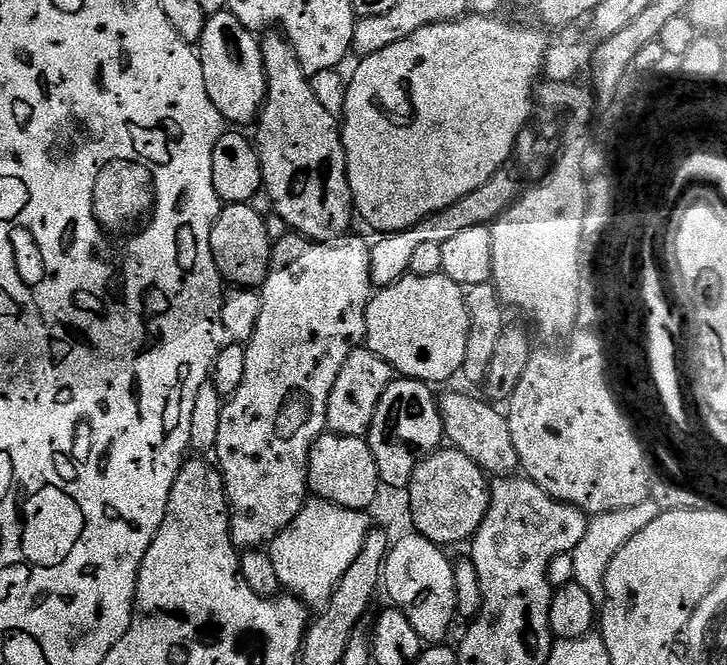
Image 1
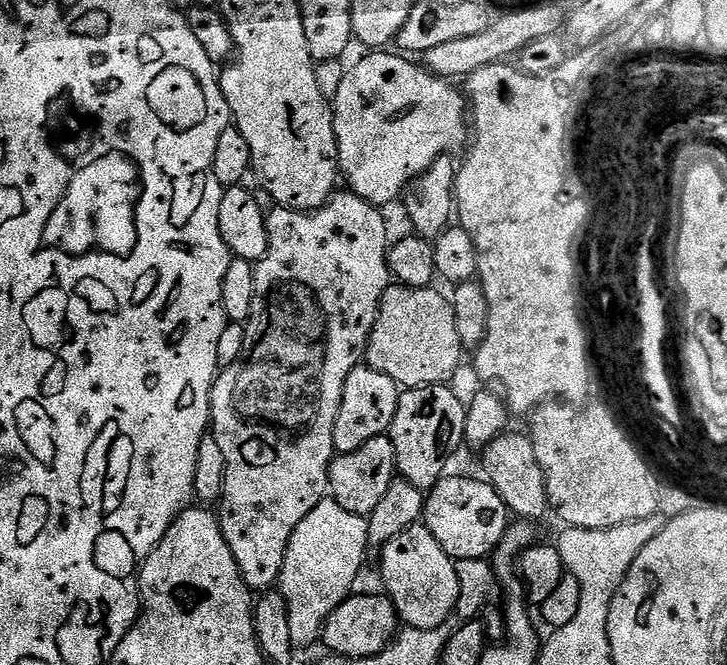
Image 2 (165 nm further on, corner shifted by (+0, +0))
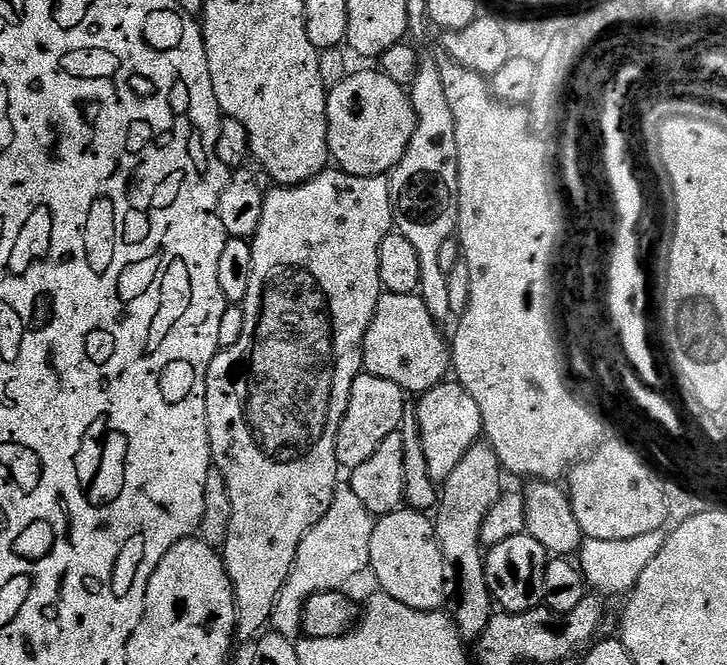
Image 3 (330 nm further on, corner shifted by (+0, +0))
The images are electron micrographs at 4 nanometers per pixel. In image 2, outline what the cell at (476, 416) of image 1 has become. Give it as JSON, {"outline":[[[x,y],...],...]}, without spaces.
{"outline":[[[515,430],[503,432],[483,449],[482,456],[484,456],[485,472],[483,475],[488,483],[494,486],[494,490],[498,490],[513,517],[524,522],[537,522],[536,520],[542,519],[547,512],[550,512],[544,471],[527,435],[519,436]]]}

